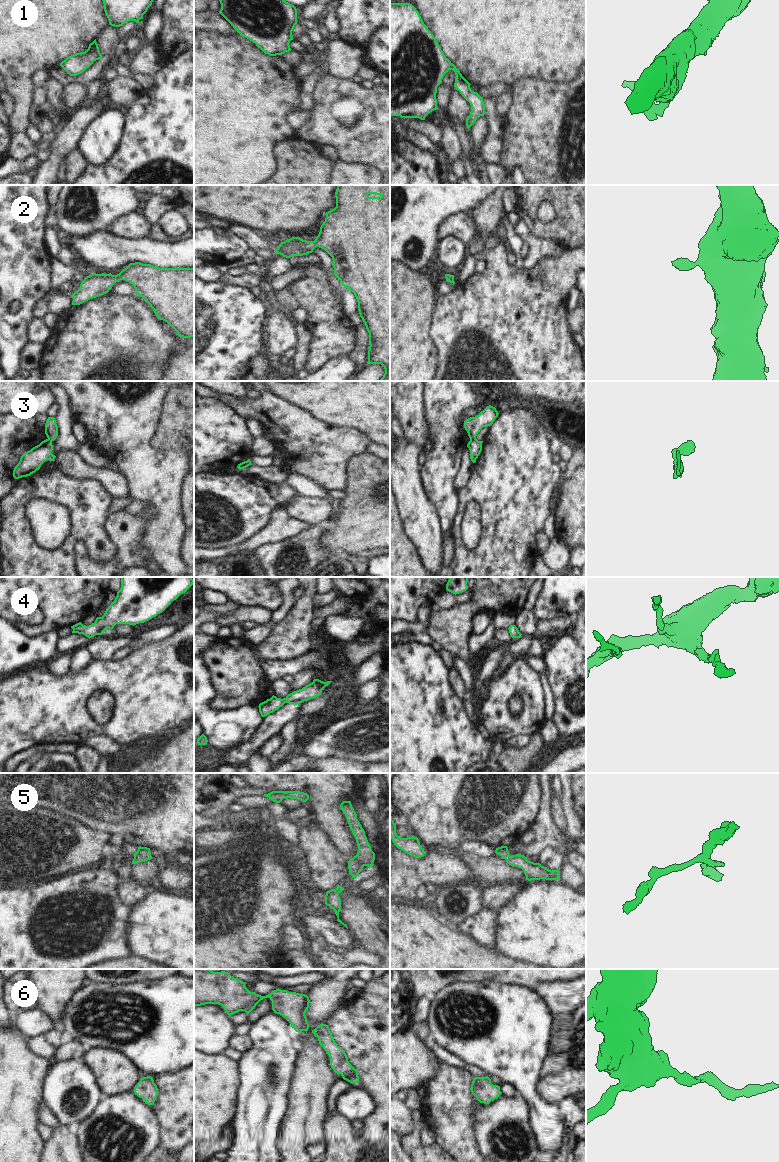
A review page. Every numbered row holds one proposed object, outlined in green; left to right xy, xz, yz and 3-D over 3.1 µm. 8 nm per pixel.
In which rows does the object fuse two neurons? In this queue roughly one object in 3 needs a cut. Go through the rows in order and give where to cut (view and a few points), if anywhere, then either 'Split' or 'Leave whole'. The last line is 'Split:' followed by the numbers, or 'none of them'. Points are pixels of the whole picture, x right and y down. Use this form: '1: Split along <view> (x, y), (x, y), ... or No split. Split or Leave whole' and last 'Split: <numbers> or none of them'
1: No split. Leave whole
2: No split. Leave whole
3: Split along yz (475, 438), (470, 440). Split
4: No split. Leave whole
5: No split. Leave whole
6: No split. Leave whole
Split: 3.

